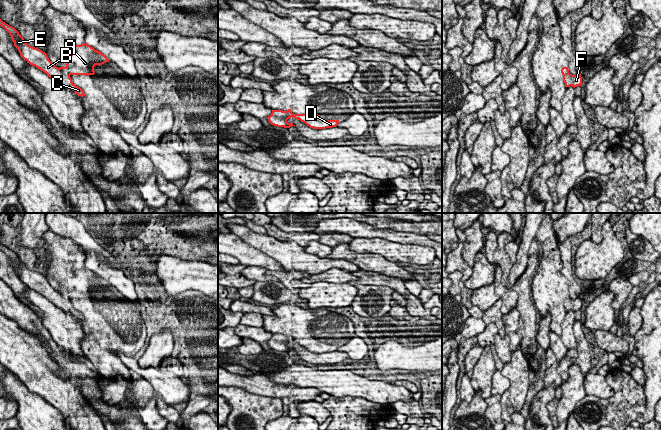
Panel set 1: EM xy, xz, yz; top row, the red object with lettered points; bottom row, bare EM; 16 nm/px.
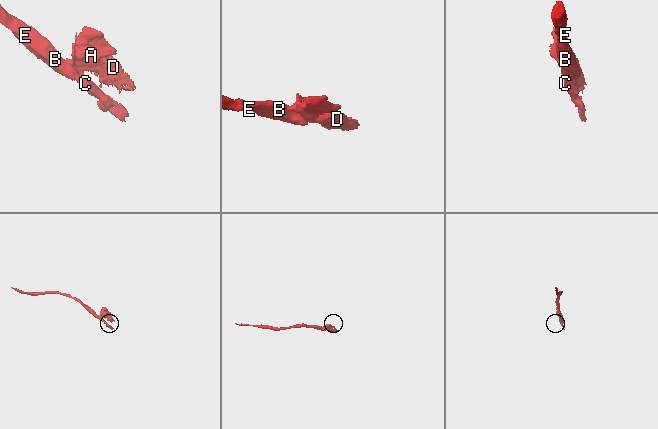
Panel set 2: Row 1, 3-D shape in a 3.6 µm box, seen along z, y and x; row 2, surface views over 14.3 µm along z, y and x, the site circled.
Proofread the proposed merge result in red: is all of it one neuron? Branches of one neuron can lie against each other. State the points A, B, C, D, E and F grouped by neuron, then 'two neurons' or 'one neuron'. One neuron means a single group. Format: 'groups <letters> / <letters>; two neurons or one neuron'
groups A D / B C E F; two neurons

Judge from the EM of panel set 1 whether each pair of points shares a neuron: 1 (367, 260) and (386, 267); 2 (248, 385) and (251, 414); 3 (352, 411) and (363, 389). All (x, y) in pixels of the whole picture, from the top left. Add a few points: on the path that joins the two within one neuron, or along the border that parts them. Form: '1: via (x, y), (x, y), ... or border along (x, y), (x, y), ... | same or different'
1: via (372, 263), (381, 265) | same
2: border along (228, 386), (238, 386), (249, 392), (272, 398) | different
3: border along (335, 397), (361, 396), (374, 404) | different

